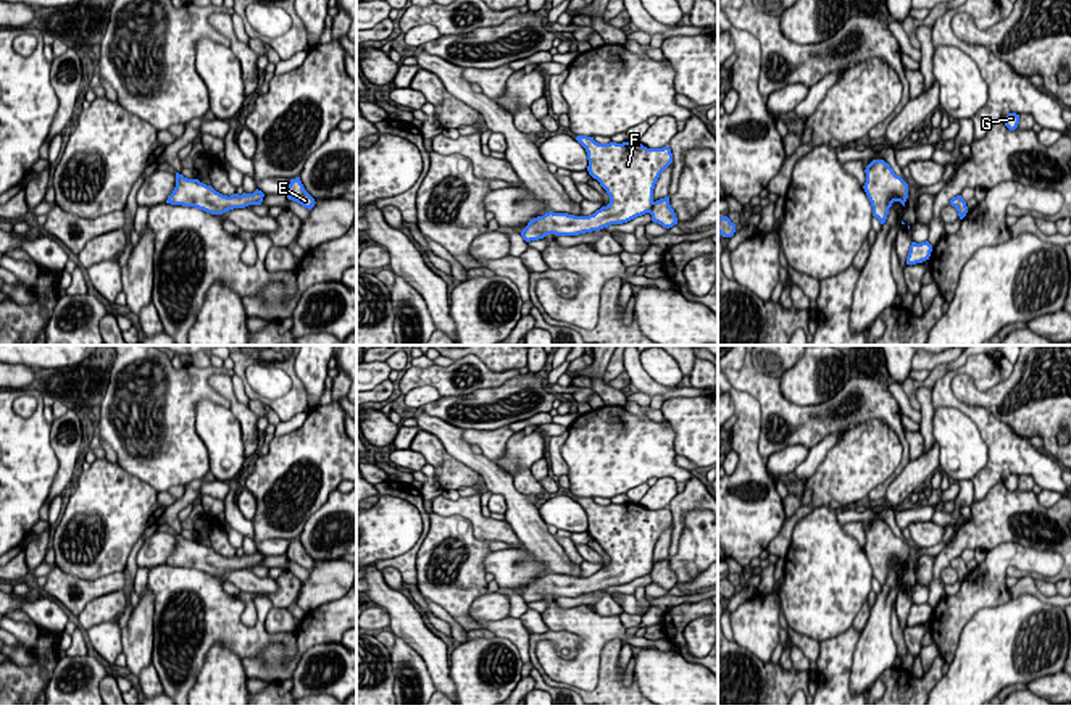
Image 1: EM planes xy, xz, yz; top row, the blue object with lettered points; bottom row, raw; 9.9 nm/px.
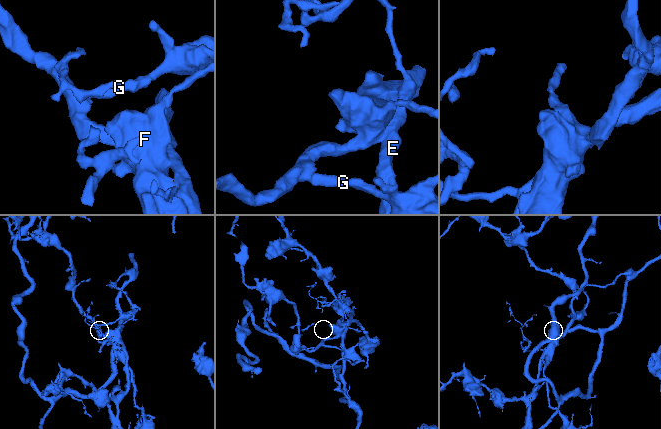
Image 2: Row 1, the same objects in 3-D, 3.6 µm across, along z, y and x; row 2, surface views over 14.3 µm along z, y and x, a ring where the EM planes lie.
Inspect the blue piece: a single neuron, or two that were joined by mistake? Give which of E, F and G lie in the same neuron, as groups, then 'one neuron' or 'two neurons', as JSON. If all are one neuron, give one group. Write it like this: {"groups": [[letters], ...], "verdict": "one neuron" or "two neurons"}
{"groups": [["E", "F", "G"]], "verdict": "one neuron"}

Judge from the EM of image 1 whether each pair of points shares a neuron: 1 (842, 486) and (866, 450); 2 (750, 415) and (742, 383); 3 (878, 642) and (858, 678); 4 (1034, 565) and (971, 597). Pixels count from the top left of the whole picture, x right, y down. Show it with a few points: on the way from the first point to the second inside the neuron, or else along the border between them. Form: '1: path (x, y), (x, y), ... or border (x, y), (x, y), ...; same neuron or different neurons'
1: path (847, 478), (862, 458); same neuron
2: border (734, 387), (749, 392), (760, 405), (760, 428); different neurons
3: path (876, 650), (865, 670); same neuron
4: path (1018, 560), (1007, 560), (989, 578), (987, 584); same neuron

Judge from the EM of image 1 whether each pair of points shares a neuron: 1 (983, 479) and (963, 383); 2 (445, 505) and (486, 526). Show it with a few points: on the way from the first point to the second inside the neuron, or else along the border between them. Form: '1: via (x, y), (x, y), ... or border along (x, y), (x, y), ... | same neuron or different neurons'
1: border along (950, 379), (958, 400), (986, 407), (1002, 421) | different neurons
2: via (455, 507), (465, 507), (476, 518) | same neuron

